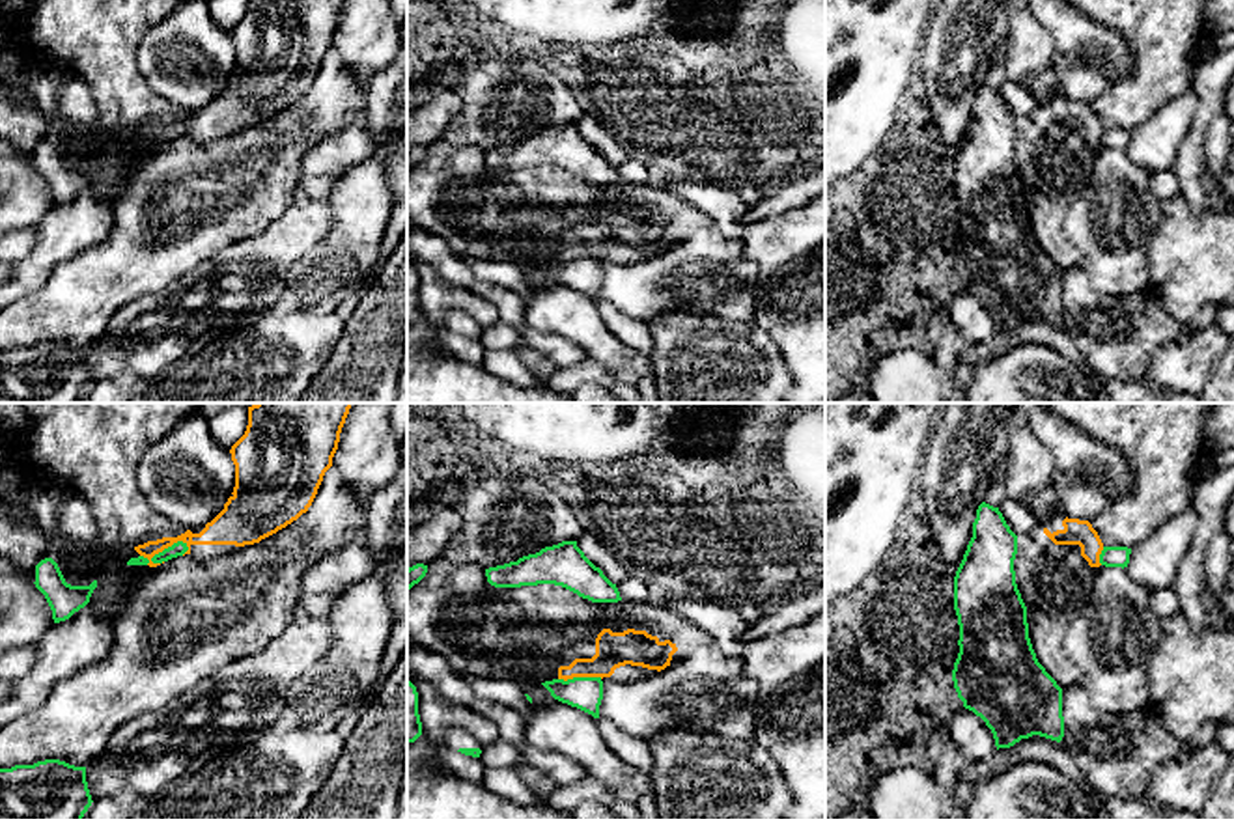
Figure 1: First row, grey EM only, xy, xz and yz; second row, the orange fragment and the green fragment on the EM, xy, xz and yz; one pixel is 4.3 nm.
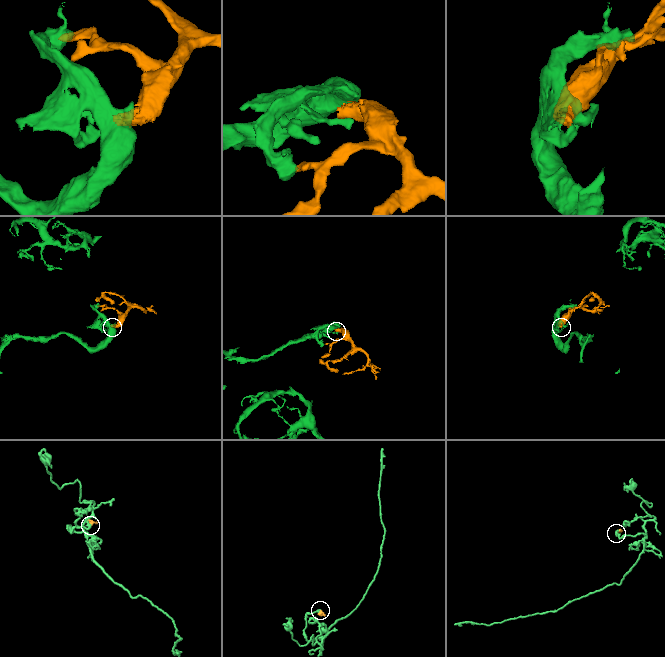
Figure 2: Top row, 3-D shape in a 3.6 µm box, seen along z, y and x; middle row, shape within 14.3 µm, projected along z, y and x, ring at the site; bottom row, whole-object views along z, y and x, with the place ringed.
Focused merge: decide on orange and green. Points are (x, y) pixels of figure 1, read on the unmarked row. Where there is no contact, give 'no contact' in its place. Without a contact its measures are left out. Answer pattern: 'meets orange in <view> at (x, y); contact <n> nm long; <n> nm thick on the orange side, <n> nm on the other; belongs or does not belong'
meets orange in xy at (165, 129); contact 220 nm long; 110 nm thick on the orange side, 60 nm on the other; does not belong

